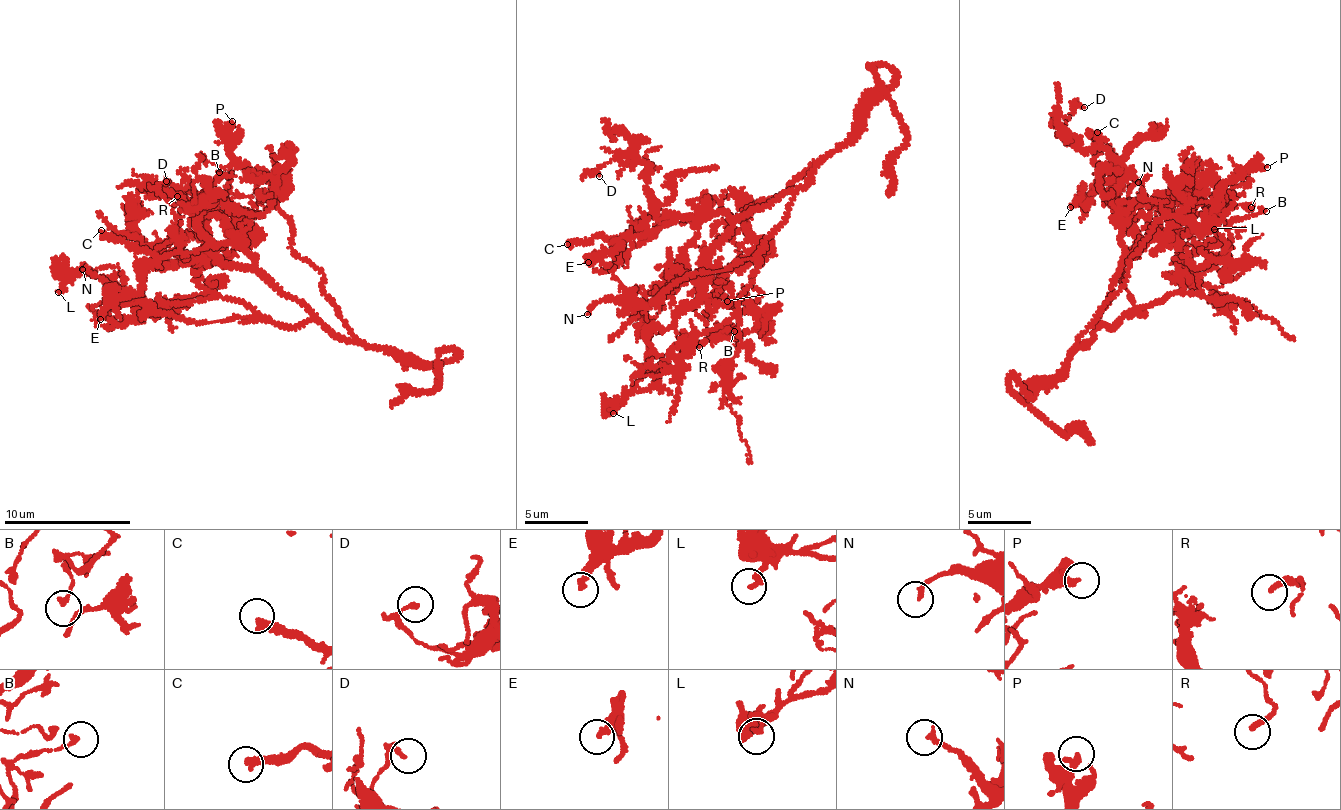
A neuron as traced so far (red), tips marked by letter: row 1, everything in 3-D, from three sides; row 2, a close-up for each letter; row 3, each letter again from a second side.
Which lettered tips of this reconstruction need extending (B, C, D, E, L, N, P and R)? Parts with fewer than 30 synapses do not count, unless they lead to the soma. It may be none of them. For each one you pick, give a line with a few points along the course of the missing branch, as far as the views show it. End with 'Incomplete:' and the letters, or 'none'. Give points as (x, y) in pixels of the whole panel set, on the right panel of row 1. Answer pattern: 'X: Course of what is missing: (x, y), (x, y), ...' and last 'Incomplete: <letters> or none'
Incomplete: none

